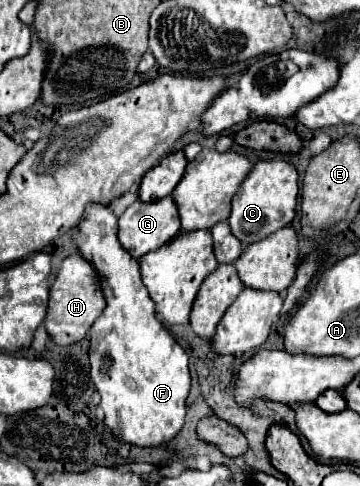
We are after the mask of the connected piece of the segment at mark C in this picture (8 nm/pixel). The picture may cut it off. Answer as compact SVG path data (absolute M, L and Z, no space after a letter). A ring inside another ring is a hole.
M257 161L251 173L241 183L239 191L231 199L231 233L243 243L265 239L269 233L287 227L295 217L297 193L299 193L299 175L287 161Z

